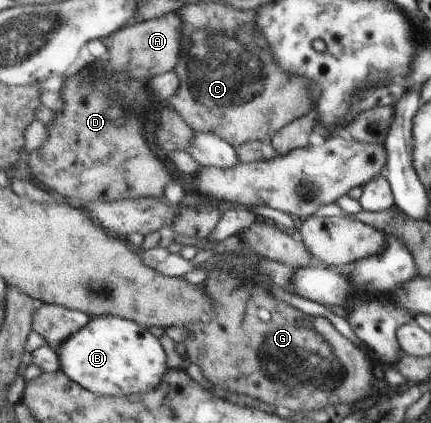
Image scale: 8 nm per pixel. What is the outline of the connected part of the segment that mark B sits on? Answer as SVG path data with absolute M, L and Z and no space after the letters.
M97 316L56 350L61 370L96 395L142 396L160 387L169 373L168 351L146 326L118 316Z

